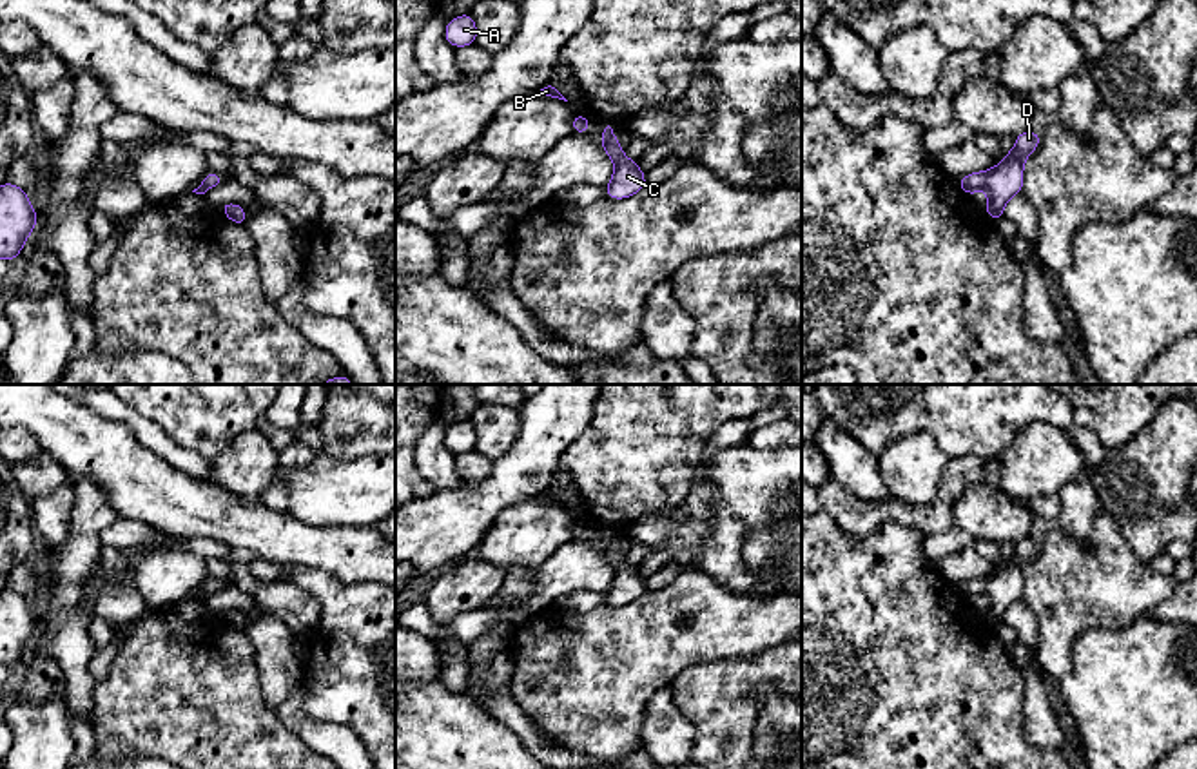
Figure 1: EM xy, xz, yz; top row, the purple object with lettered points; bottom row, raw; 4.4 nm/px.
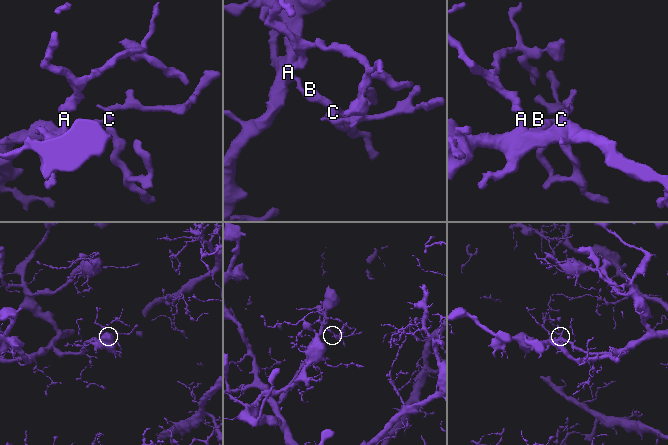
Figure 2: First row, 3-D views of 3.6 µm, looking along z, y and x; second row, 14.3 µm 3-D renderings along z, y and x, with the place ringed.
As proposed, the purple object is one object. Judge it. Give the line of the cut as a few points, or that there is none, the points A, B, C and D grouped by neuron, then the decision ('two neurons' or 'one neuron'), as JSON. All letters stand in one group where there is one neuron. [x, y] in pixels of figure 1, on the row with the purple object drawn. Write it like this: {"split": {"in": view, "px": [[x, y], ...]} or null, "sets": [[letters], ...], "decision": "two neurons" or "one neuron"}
{"split": null, "sets": [["A", "B", "C", "D"]], "decision": "one neuron"}

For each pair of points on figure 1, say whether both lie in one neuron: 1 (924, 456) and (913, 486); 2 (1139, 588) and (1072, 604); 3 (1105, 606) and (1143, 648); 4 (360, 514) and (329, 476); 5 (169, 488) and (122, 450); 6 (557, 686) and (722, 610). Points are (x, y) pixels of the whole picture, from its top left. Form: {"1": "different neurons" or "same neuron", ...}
{"1": "same neuron", "2": "same neuron", "3": "different neurons", "4": "same neuron", "5": "same neuron", "6": "same neuron"}

